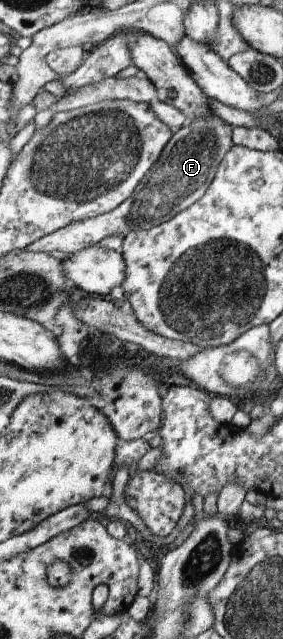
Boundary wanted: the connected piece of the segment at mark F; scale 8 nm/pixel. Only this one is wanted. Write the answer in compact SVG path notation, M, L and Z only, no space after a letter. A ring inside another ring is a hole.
M214 114L199 119L188 120L164 147L164 153L141 180L136 191L123 201L117 209L103 213L88 220L75 221L40 240L28 245L27 251L73 254L81 249L98 244L101 239L111 235L124 235L132 231L155 228L171 221L177 213L191 208L212 185L224 157L231 151L233 126L225 123Z

